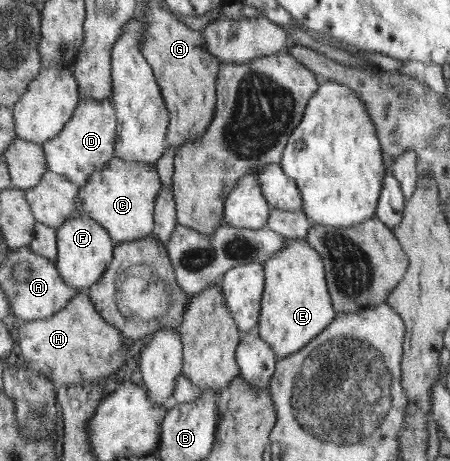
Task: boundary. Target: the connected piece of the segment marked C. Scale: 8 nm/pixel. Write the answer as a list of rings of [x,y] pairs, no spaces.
[[[114,157],[105,170],[91,175],[78,196],[76,212],[87,213],[107,228],[115,244],[130,243],[154,232],[155,204],[164,184],[157,165]]]

